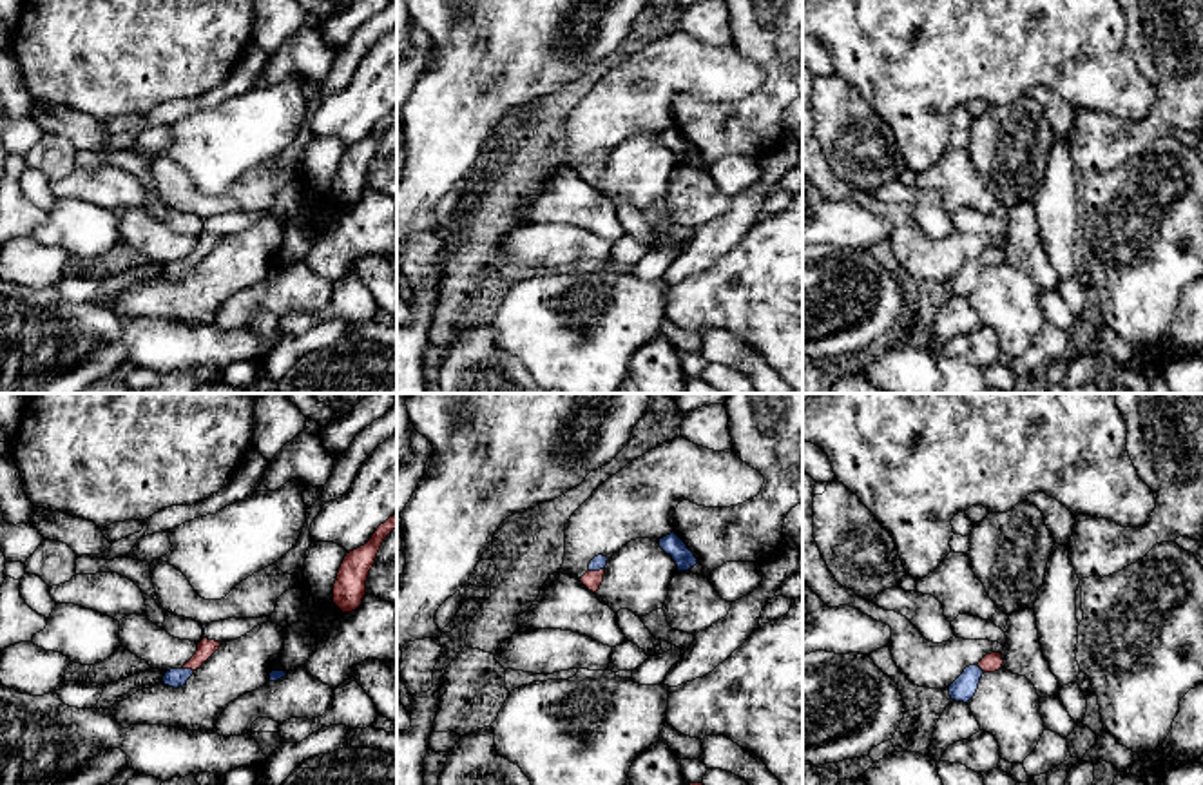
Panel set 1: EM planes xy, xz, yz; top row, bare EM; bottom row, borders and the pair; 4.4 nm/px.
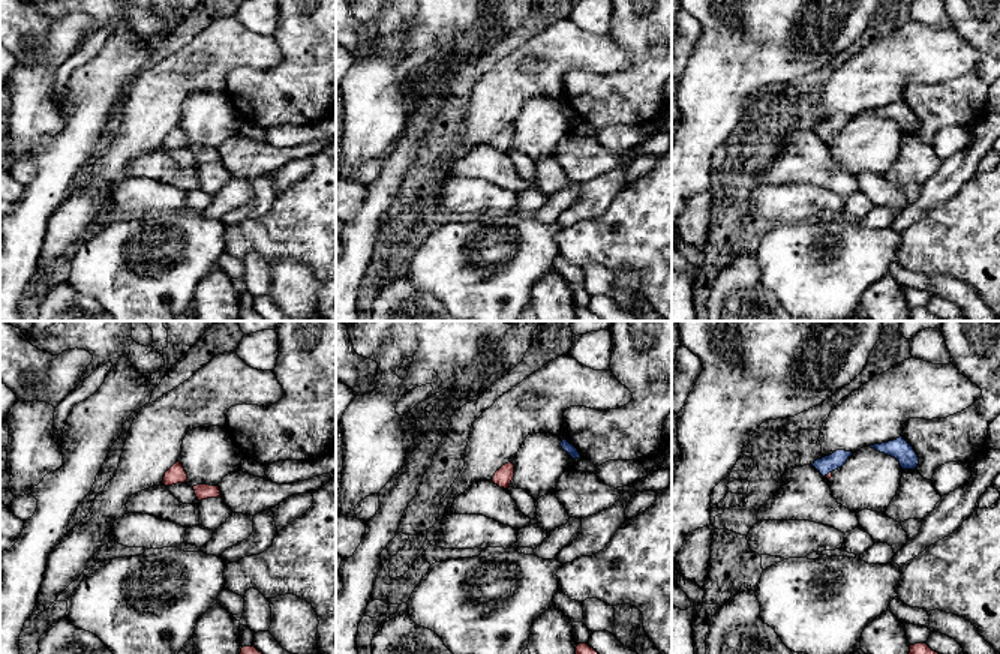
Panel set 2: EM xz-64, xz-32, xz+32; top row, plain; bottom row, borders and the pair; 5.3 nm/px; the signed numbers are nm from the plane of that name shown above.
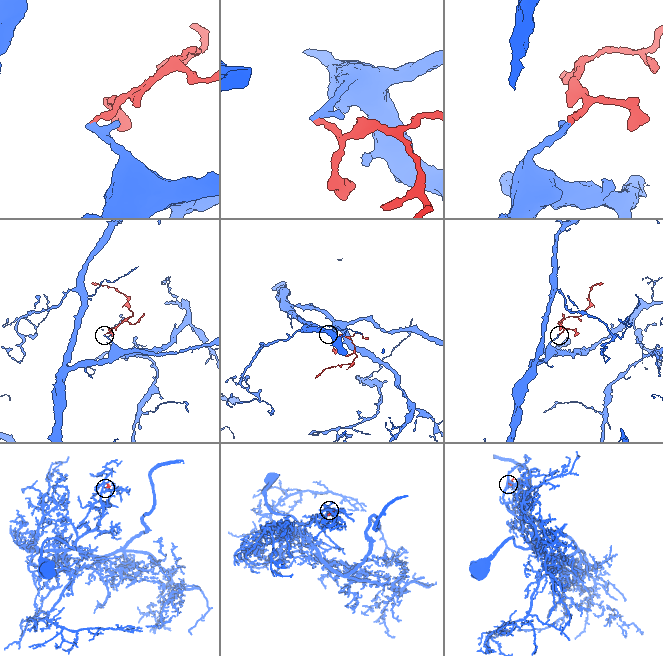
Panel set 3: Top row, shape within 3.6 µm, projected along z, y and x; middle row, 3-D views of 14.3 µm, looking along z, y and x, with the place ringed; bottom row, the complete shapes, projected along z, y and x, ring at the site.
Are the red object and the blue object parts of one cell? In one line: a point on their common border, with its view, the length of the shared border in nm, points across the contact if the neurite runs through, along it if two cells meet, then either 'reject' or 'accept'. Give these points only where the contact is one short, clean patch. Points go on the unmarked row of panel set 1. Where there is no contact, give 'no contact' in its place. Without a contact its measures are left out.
xz (596, 165) | 70 nm | across xz (591, 173), (596, 165), (598, 156) | accept

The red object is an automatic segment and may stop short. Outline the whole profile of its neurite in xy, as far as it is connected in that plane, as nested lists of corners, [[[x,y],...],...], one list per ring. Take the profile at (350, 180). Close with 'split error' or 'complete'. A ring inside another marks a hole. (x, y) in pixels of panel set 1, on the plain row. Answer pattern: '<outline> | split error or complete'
[[[397,109],[390,111],[384,118],[380,118],[364,140],[346,147],[337,167],[337,174],[333,178],[333,198],[342,207],[351,207],[359,203],[359,199],[362,198],[370,163],[375,158],[377,147],[384,132],[395,121]]] | complete

